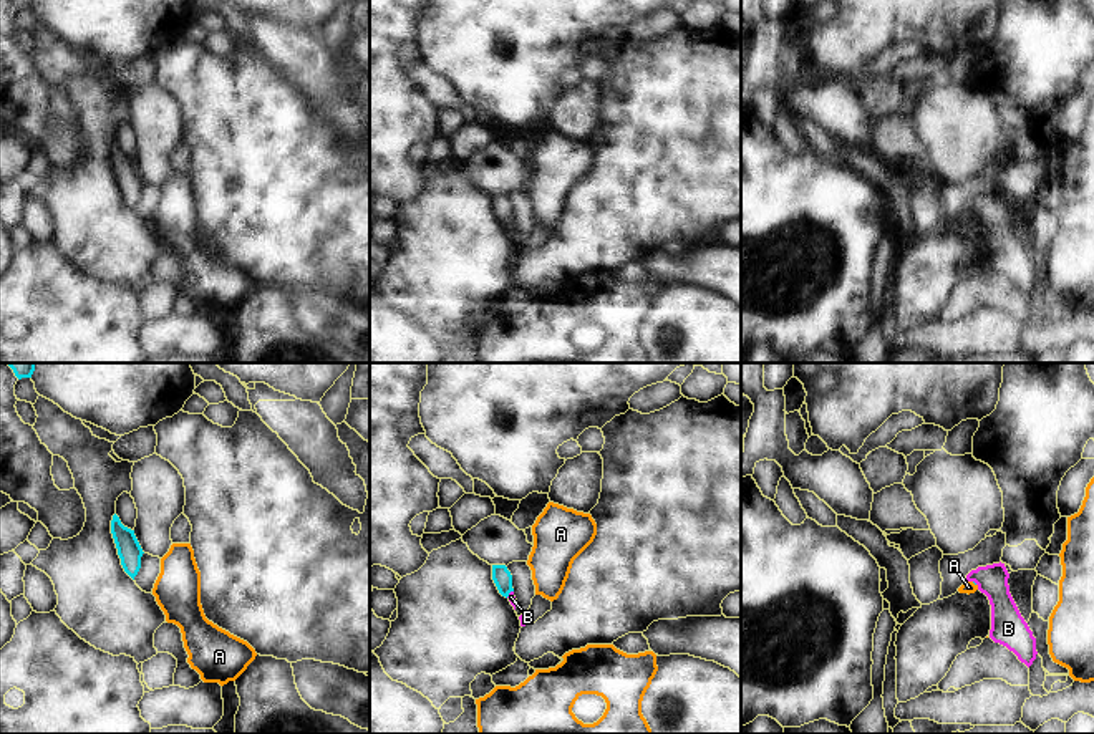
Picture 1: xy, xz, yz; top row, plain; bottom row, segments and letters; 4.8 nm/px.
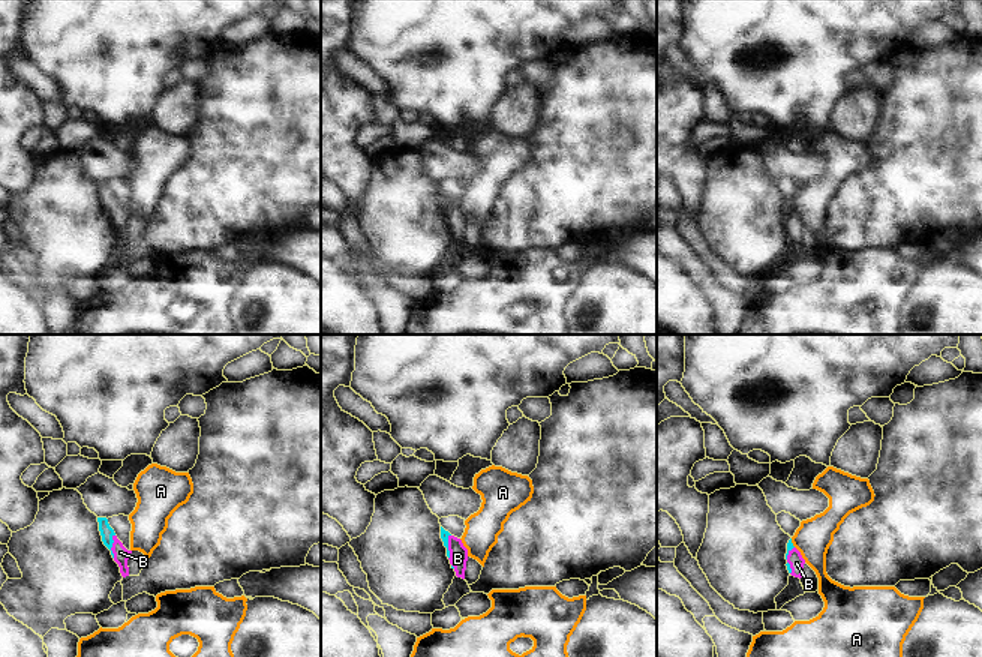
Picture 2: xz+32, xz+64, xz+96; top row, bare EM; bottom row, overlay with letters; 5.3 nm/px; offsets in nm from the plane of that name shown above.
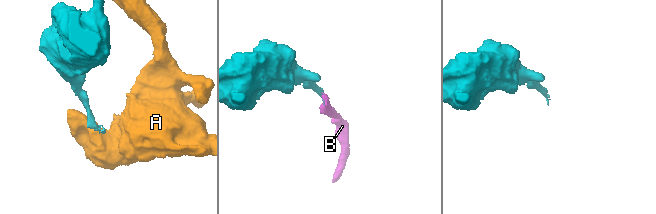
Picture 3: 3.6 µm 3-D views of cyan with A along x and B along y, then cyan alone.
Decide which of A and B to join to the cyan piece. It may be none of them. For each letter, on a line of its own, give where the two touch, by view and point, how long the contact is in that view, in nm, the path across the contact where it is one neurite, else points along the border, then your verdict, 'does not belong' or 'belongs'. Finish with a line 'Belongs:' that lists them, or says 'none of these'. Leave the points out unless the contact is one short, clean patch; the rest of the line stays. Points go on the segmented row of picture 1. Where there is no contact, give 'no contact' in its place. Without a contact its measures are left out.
A: no contact | does not belong
B: xz (509, 592) | 50 nm | across xz (503, 579), (509, 592), (511, 597) | belongs
Belongs: B

